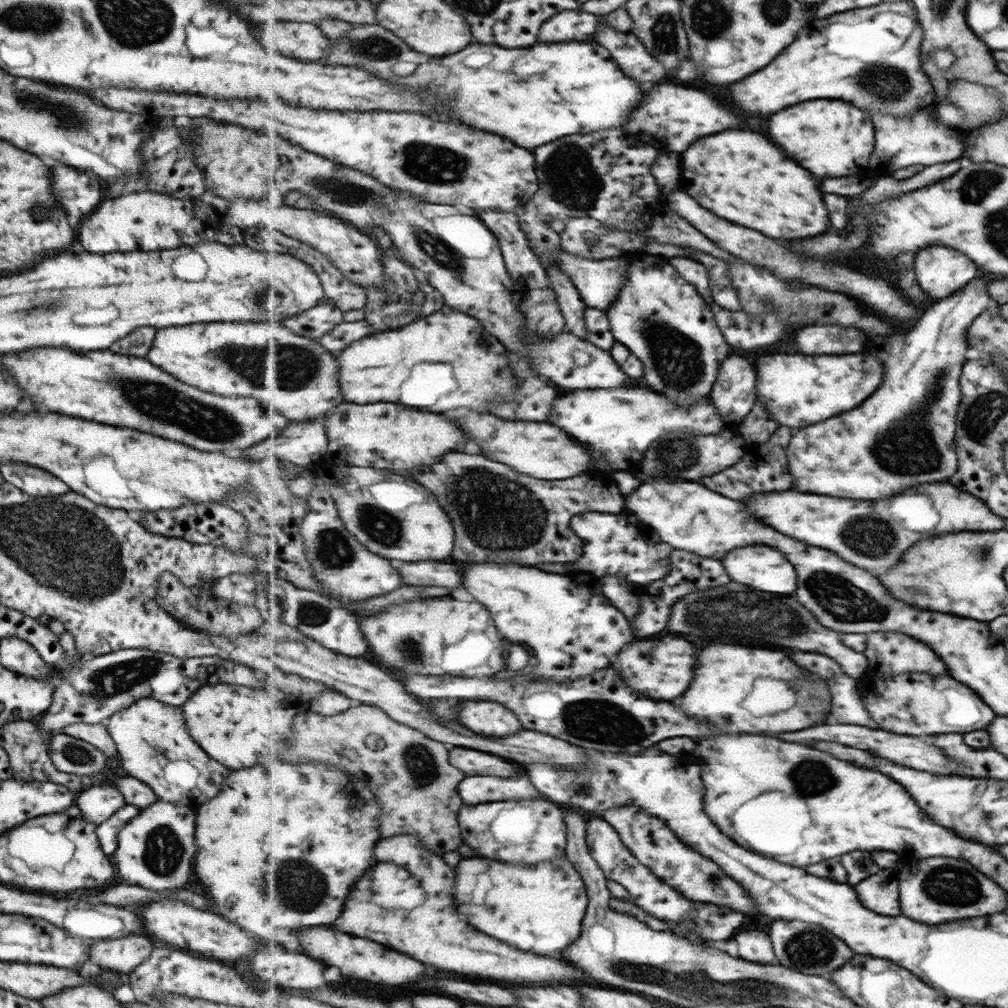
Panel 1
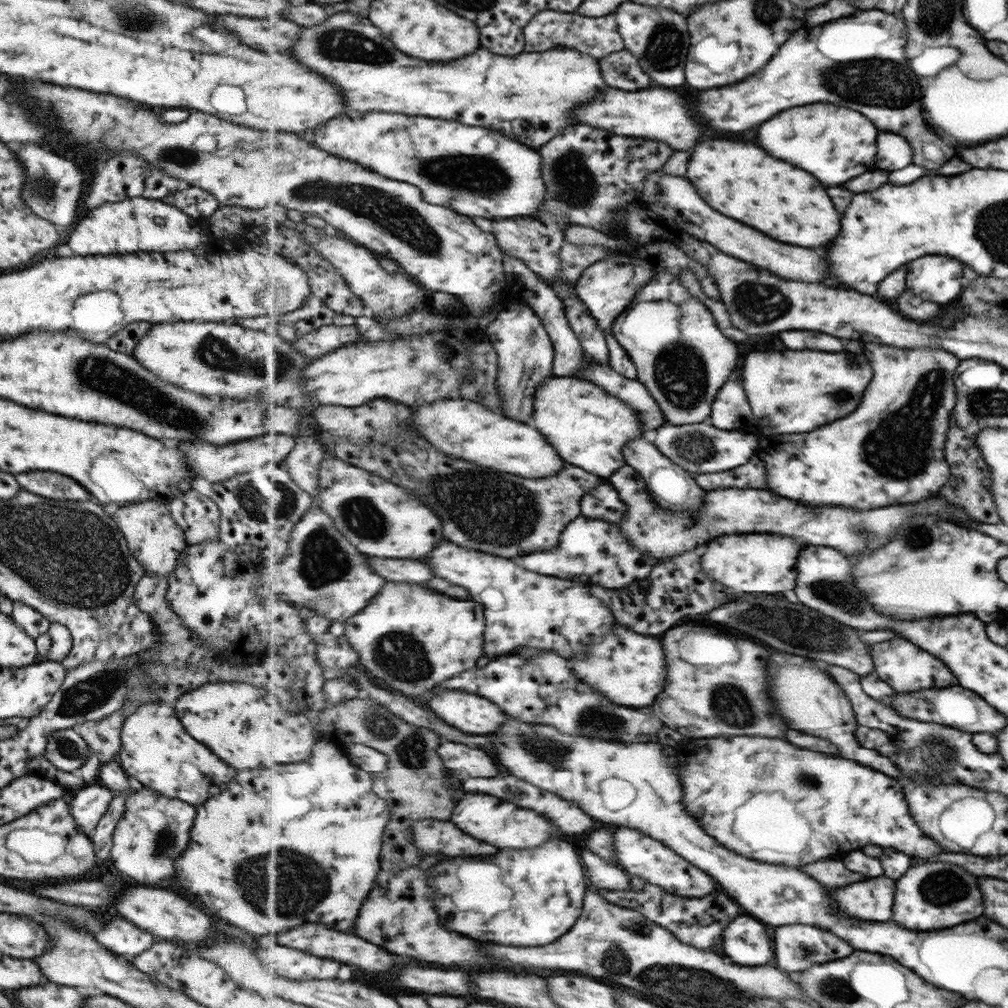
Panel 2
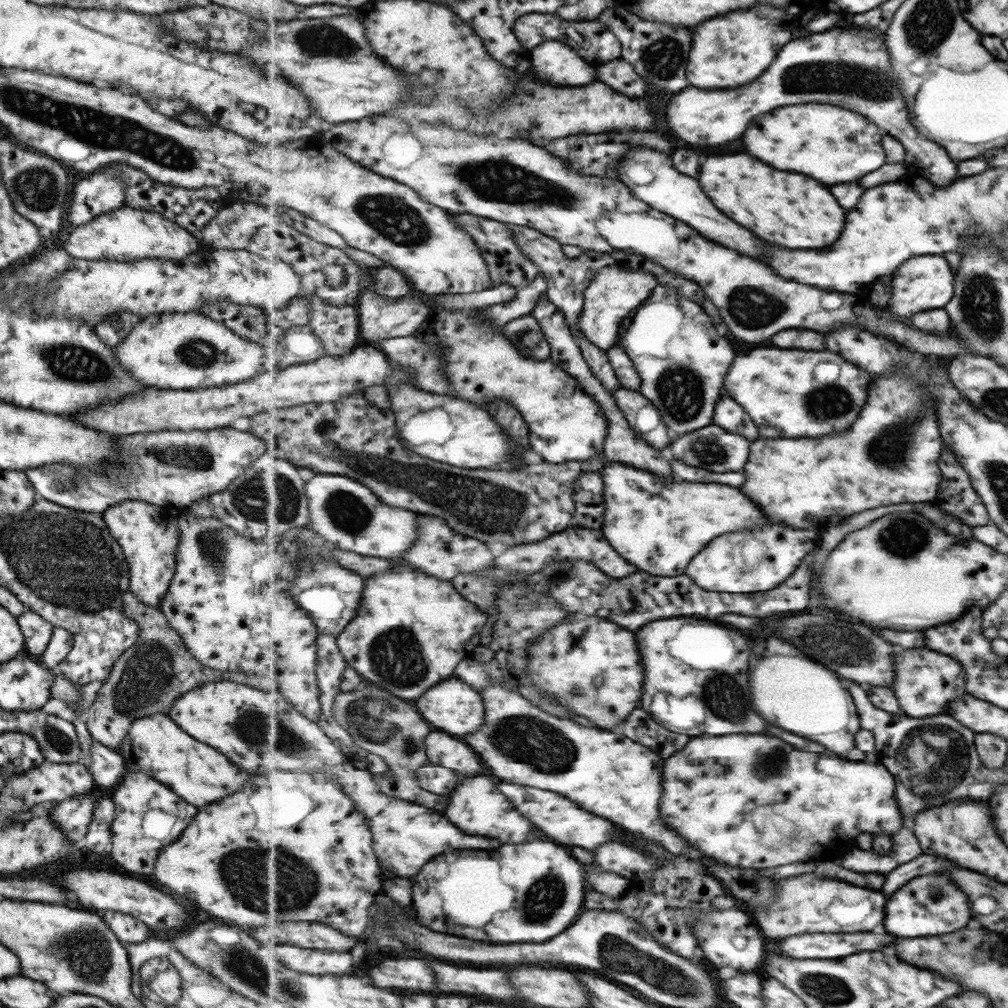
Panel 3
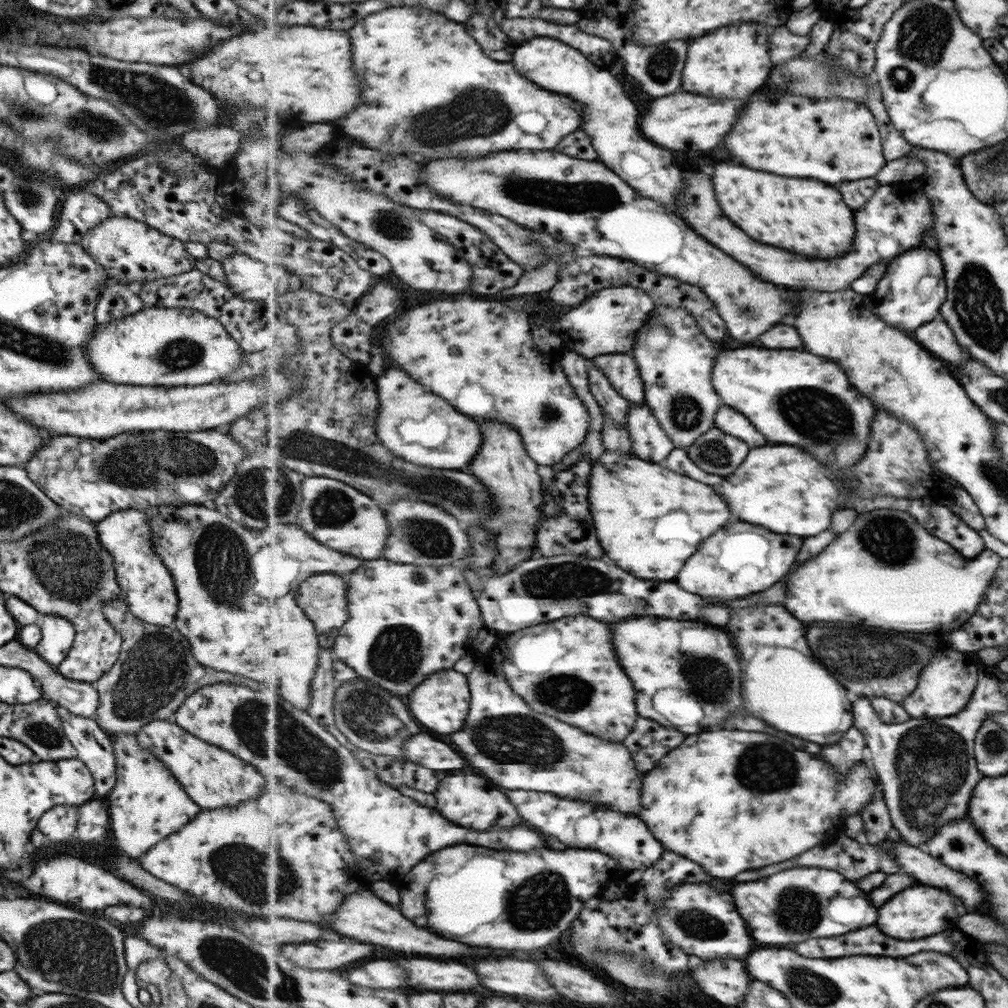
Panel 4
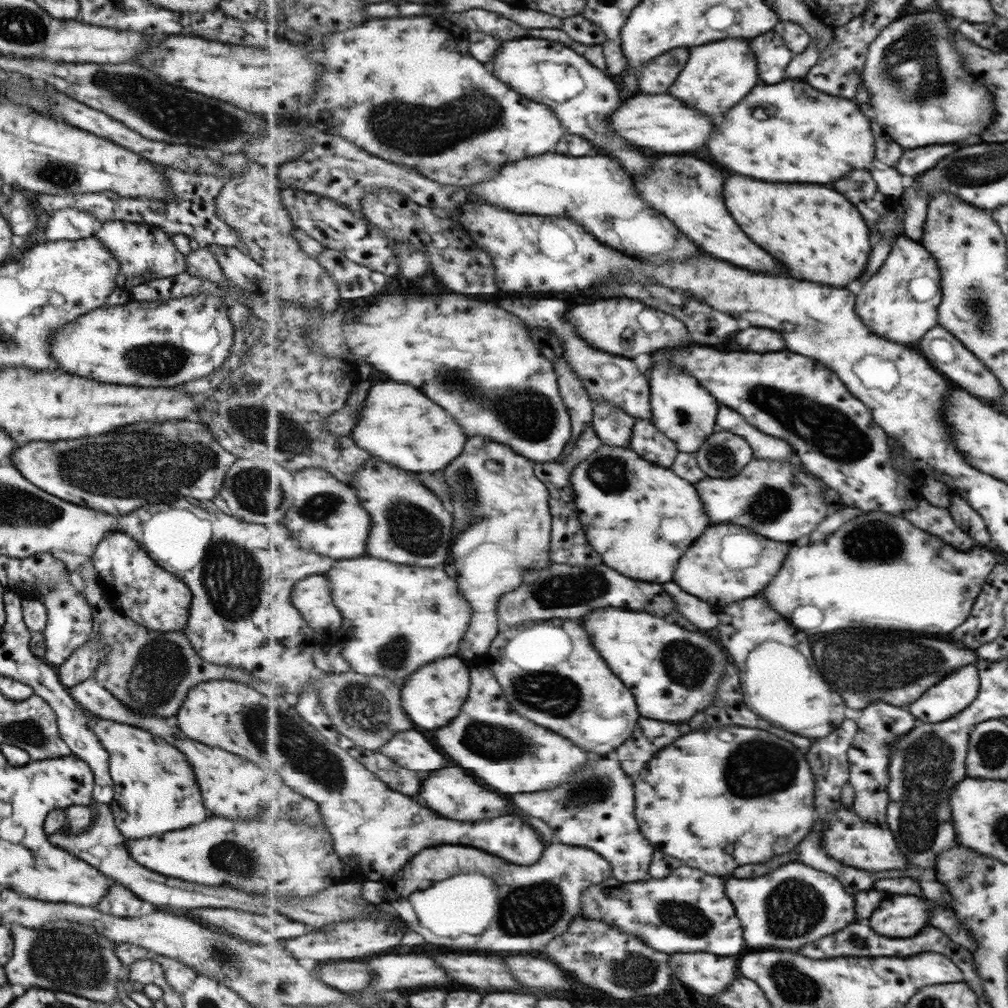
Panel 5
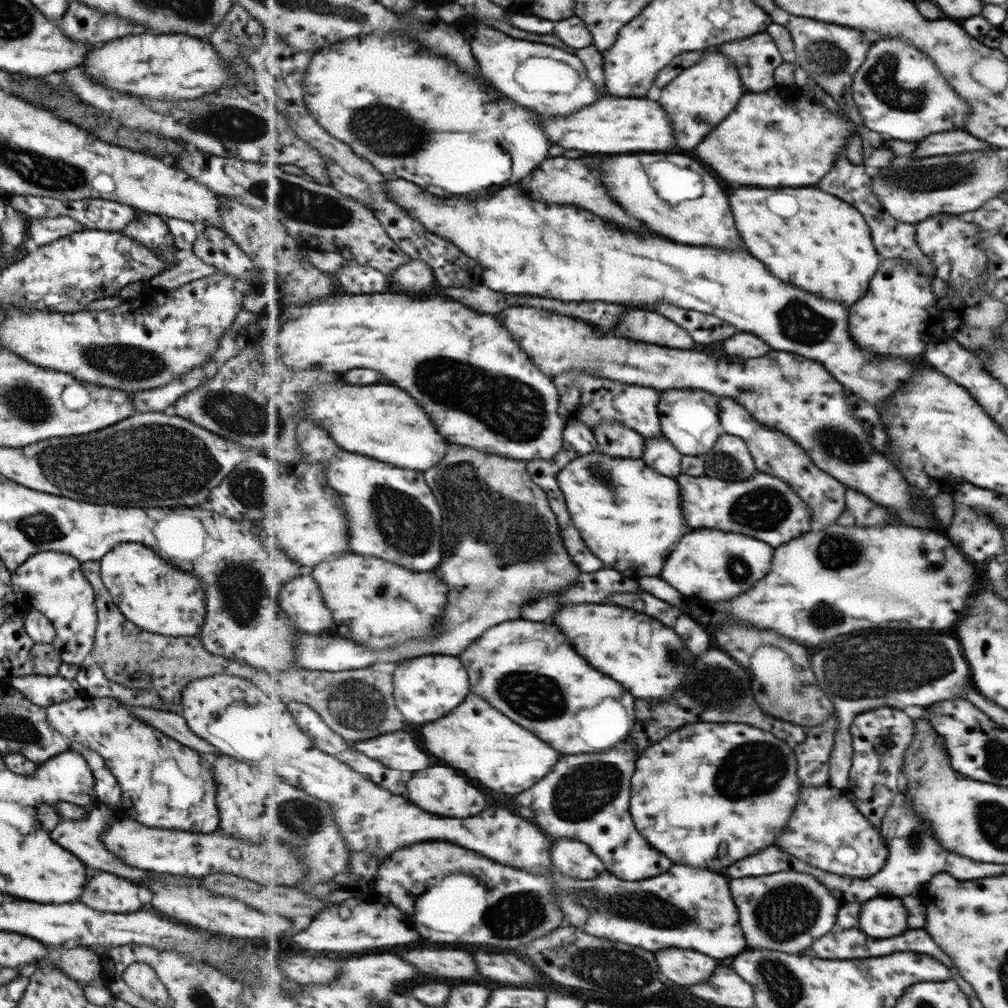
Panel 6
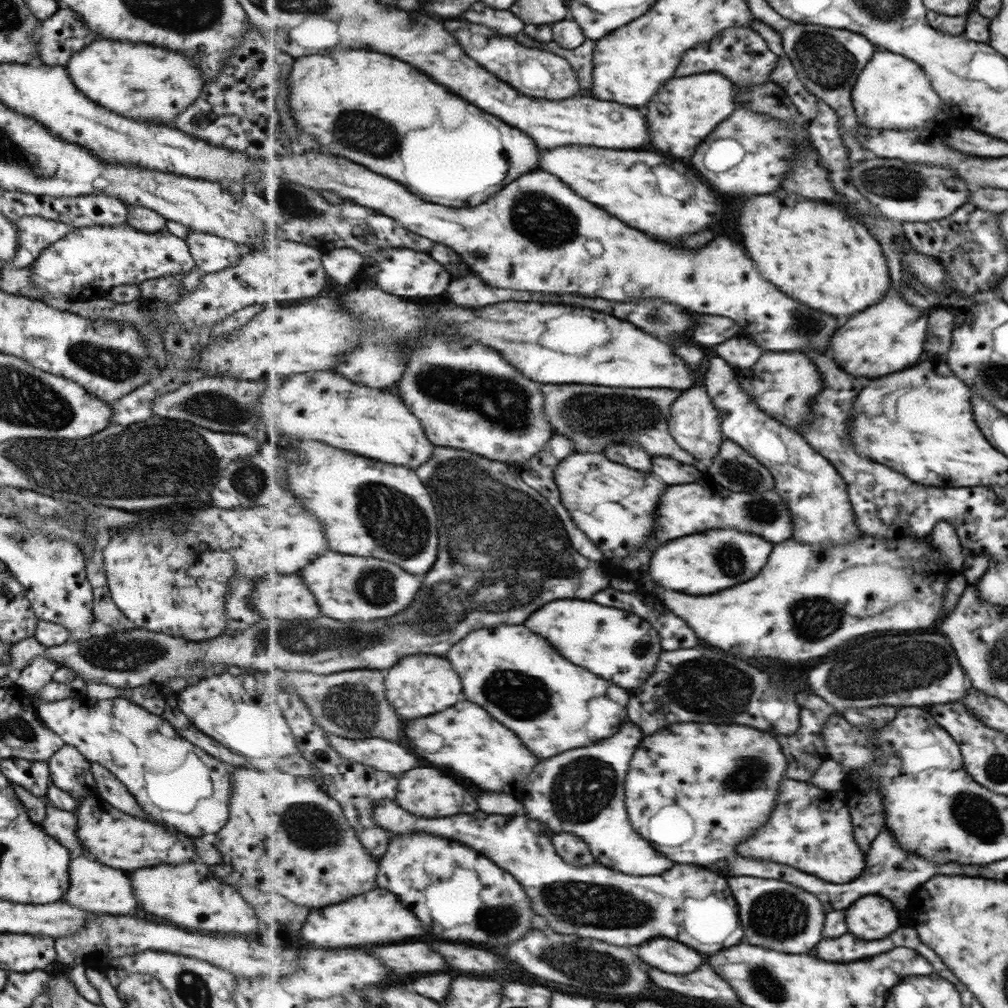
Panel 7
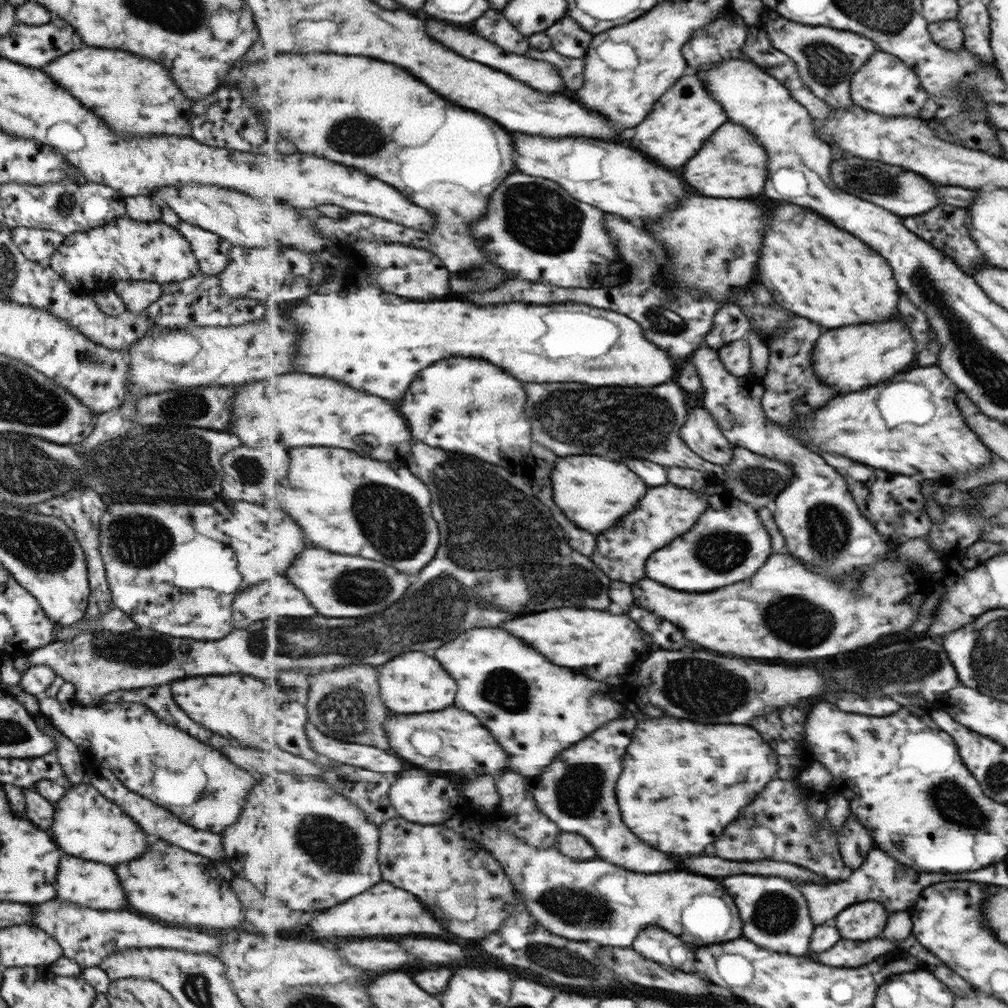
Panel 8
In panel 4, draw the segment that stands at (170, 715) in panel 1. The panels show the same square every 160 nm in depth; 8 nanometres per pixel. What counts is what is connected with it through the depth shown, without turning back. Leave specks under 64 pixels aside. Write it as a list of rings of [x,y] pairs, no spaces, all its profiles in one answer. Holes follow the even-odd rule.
[[[153,720],[135,732],[138,745],[151,751],[173,773],[175,780],[183,786],[185,794],[202,809],[235,806],[253,798],[262,791],[265,778],[254,766],[237,758],[234,754],[221,750],[193,738],[170,720]]]

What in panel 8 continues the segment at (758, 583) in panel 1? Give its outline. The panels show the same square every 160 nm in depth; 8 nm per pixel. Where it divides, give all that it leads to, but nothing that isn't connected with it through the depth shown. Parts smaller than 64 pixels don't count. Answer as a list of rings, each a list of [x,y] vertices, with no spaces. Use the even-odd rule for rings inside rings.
[[[727,490],[719,495],[710,495],[708,501],[710,507],[701,515],[699,524],[695,524],[693,530],[689,530],[687,534],[671,542],[671,546],[665,546],[663,550],[659,550],[659,554],[651,556],[651,562],[647,562],[649,578],[683,592],[711,592],[711,590],[750,579],[766,564],[767,559],[773,554],[772,539],[757,510]]]

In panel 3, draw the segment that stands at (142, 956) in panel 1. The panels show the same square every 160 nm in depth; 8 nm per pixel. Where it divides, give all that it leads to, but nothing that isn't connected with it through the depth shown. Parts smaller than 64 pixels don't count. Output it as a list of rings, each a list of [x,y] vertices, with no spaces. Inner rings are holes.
[[[109,911],[103,914],[102,920],[111,928],[117,942],[124,946],[139,944],[153,936],[147,925],[127,914]]]

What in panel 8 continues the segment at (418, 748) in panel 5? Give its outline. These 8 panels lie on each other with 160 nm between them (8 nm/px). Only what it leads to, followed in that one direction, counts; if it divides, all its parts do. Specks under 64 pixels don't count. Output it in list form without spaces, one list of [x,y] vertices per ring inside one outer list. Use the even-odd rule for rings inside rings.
[[[310,720],[306,724],[306,731],[313,750],[317,750],[323,756],[329,756],[331,760],[377,770],[377,772],[385,772],[385,774],[387,772],[401,772],[409,766],[403,758],[393,756],[393,754],[379,750],[375,746],[343,742],[342,739],[327,736],[327,734],[319,732],[319,729]]]

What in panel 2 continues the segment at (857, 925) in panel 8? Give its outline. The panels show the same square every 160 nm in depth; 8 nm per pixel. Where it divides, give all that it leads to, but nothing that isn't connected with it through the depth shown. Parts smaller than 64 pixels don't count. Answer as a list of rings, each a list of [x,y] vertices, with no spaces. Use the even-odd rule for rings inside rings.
[[[930,861],[925,864],[913,865],[911,869],[899,880],[899,894],[895,900],[895,922],[901,926],[907,926],[909,930],[937,930],[937,928],[949,928],[967,920],[973,920],[983,914],[983,901],[981,892],[977,890],[979,880],[965,870],[947,864],[946,862]]]

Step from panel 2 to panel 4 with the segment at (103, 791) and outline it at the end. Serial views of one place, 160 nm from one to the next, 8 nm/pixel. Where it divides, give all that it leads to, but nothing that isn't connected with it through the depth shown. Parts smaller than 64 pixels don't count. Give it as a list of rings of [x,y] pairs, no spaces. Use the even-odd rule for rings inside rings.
[[[59,805],[46,810],[37,820],[37,830],[49,842],[69,840],[76,834],[77,805]]]

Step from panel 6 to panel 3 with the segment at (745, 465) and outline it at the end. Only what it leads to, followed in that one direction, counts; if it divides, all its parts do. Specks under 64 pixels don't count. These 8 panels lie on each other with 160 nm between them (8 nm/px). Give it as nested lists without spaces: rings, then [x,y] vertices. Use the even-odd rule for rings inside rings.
[[[710,425],[707,430],[697,430],[674,439],[667,453],[675,460],[687,462],[693,467],[707,468],[711,472],[741,472],[749,460],[750,444],[749,439],[744,436],[728,432],[718,425]],[[671,452],[675,452],[675,456]]]

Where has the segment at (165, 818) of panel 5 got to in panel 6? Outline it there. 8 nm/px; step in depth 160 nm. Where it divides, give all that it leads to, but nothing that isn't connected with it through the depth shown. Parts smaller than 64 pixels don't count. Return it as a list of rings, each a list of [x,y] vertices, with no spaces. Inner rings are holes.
[[[80,694],[63,702],[46,706],[47,722],[68,742],[78,742],[87,750],[96,752],[120,786],[120,804],[117,810],[127,812],[131,820],[151,828],[175,828],[195,834],[209,834],[218,828],[218,810],[215,802],[215,781],[210,761],[202,754],[179,744],[160,733],[155,727],[139,720],[121,701],[111,697],[85,697]]]

